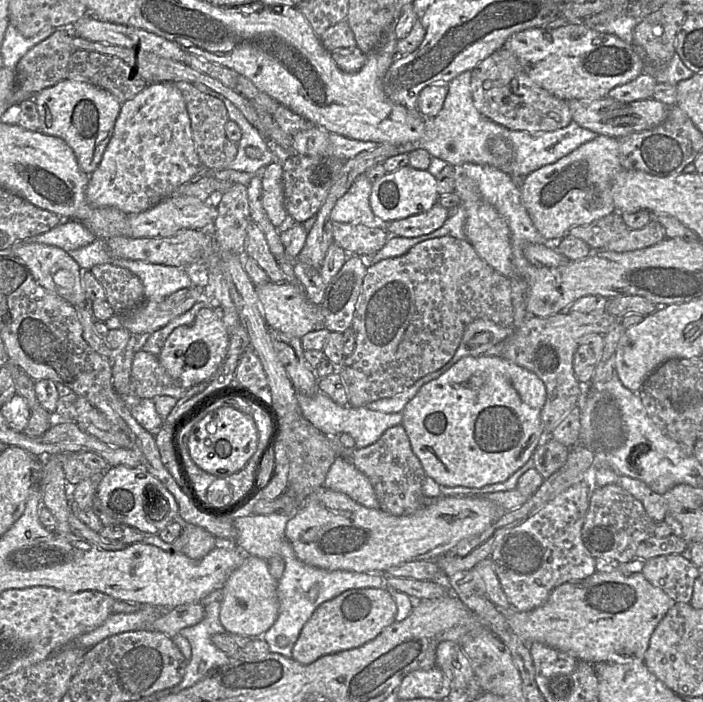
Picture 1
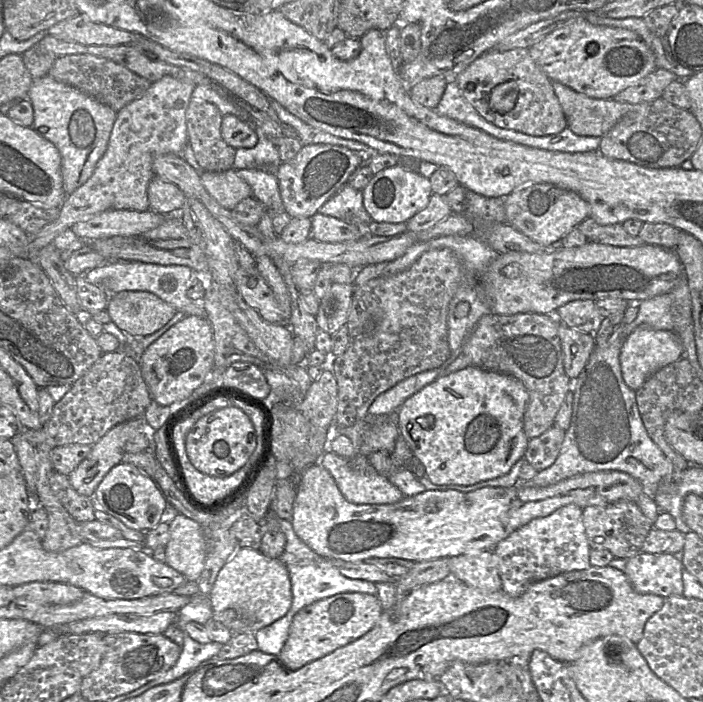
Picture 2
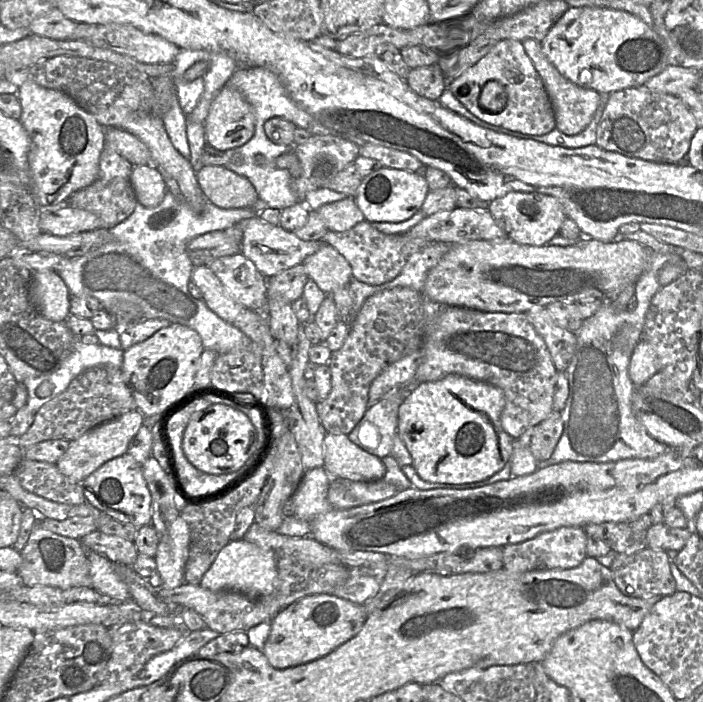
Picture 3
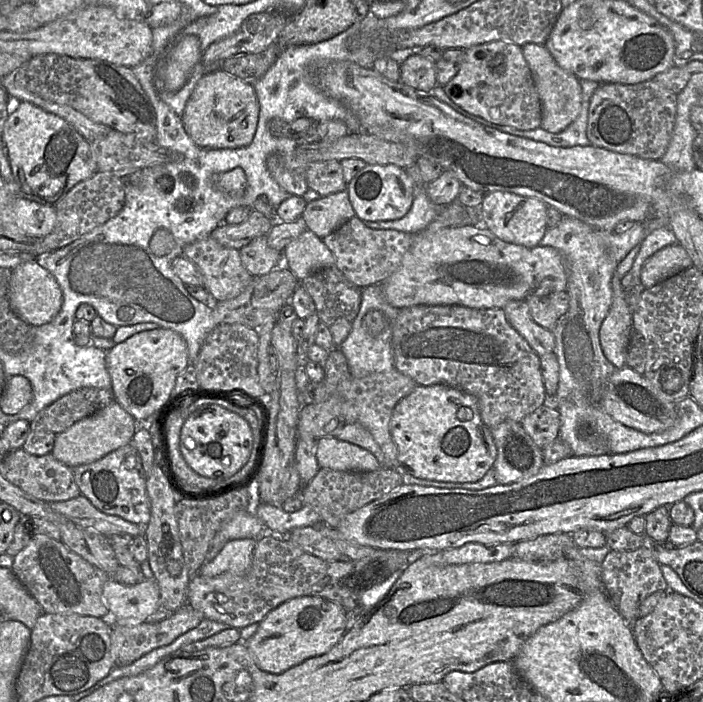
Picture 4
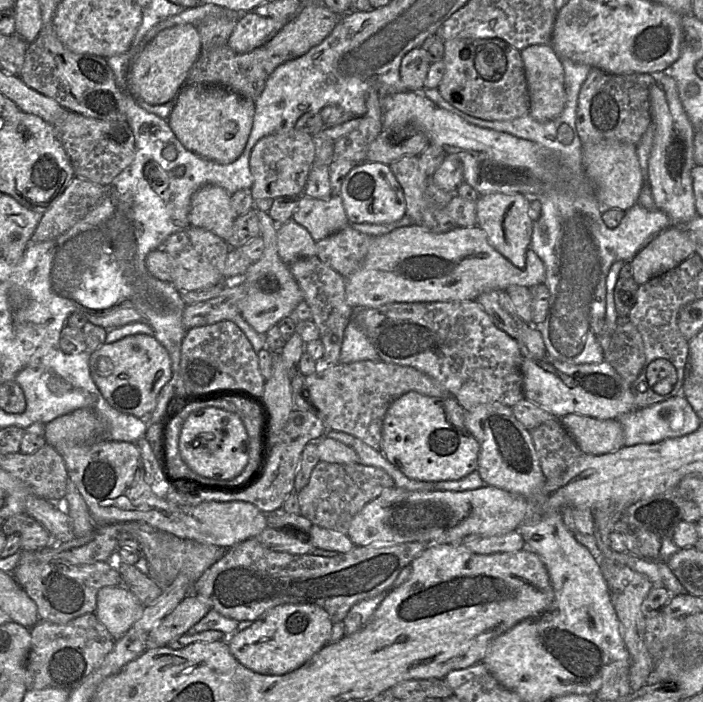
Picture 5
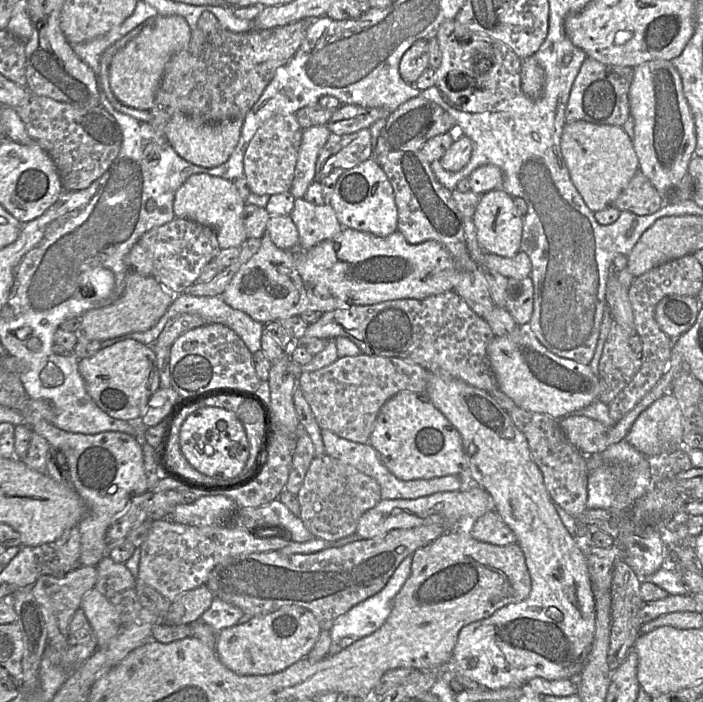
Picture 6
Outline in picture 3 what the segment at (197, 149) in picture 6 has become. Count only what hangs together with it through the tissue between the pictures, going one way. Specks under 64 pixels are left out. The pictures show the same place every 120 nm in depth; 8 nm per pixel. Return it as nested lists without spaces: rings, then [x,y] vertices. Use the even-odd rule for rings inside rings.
[[[225,85],[213,98],[203,123],[208,145],[219,151],[246,144],[255,133],[255,115],[242,94]]]

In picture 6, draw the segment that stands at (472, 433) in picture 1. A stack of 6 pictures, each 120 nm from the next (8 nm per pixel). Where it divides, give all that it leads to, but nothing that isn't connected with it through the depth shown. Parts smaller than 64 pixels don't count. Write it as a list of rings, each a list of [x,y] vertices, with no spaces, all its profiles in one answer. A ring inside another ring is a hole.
[[[401,391],[388,399],[381,407],[369,437],[369,444],[378,452],[382,463],[398,479],[429,480],[433,478],[465,474],[468,460],[458,431],[447,418],[433,406],[425,394]]]

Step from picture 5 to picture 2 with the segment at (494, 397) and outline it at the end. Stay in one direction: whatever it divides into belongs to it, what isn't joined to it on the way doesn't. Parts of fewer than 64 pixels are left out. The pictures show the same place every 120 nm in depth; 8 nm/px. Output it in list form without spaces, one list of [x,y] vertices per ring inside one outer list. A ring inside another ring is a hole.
[[[491,313],[478,321],[460,350],[470,360],[469,366],[511,376],[524,385],[529,394],[523,416],[528,439],[540,436],[554,425],[556,414],[571,389],[571,379],[564,371],[559,325],[555,315]]]

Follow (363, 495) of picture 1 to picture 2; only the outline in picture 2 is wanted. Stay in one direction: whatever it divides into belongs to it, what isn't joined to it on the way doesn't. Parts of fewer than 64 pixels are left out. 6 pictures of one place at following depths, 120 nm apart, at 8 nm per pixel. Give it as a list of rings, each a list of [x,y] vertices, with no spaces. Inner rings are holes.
[[[325,452],[317,462],[334,478],[347,501],[353,504],[394,504],[405,496],[388,478],[378,474],[364,455],[344,458]]]

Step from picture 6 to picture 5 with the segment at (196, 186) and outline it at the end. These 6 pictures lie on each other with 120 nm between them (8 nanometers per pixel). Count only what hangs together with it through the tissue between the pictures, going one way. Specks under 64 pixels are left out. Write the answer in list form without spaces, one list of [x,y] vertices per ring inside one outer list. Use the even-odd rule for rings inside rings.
[[[212,184],[202,186],[191,199],[190,225],[211,231],[227,241],[236,219],[230,200],[231,195],[223,188]]]

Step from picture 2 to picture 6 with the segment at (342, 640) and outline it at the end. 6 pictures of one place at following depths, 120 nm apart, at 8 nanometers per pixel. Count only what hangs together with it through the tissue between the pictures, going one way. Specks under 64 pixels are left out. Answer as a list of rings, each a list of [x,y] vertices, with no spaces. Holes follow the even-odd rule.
[[[285,606],[274,612],[254,616],[244,624],[224,628],[218,632],[215,650],[219,660],[238,675],[271,675],[281,672],[307,657],[321,633],[319,623],[312,612],[299,606]]]

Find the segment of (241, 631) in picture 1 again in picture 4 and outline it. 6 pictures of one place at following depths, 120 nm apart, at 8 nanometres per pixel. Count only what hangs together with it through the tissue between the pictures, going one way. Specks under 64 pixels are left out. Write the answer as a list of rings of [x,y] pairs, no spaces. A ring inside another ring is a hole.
[[[252,538],[228,541],[214,559],[205,562],[197,574],[214,577],[224,572],[244,574],[251,565],[257,540]]]

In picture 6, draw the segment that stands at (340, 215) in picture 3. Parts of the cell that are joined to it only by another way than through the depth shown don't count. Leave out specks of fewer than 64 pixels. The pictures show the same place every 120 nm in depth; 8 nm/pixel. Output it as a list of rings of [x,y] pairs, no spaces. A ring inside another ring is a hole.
[[[303,198],[295,199],[289,216],[297,227],[299,245],[303,250],[333,238],[344,229],[329,203],[314,205]]]

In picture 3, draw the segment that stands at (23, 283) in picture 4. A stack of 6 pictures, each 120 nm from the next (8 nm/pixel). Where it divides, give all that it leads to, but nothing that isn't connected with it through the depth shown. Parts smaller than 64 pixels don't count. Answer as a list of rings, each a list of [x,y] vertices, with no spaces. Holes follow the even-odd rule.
[[[33,272],[30,297],[41,315],[48,320],[65,321],[70,315],[70,292],[57,272]]]

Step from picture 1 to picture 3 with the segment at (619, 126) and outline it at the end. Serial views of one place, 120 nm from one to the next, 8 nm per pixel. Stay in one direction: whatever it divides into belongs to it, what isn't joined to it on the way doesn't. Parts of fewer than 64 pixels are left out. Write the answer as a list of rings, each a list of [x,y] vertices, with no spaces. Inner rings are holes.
[[[527,39],[522,44],[548,93],[554,111],[556,129],[566,135],[581,133],[591,123],[597,109],[603,104],[605,97],[594,90],[582,88],[565,78],[545,56],[540,42]]]

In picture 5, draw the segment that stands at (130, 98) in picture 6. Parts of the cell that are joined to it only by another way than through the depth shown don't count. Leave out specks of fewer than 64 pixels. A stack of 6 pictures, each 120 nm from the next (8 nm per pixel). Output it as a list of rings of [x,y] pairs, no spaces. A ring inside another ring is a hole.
[[[183,24],[160,31],[132,59],[127,78],[127,93],[136,100],[152,105],[174,101],[186,84],[188,73],[200,52],[201,39],[196,26]]]

